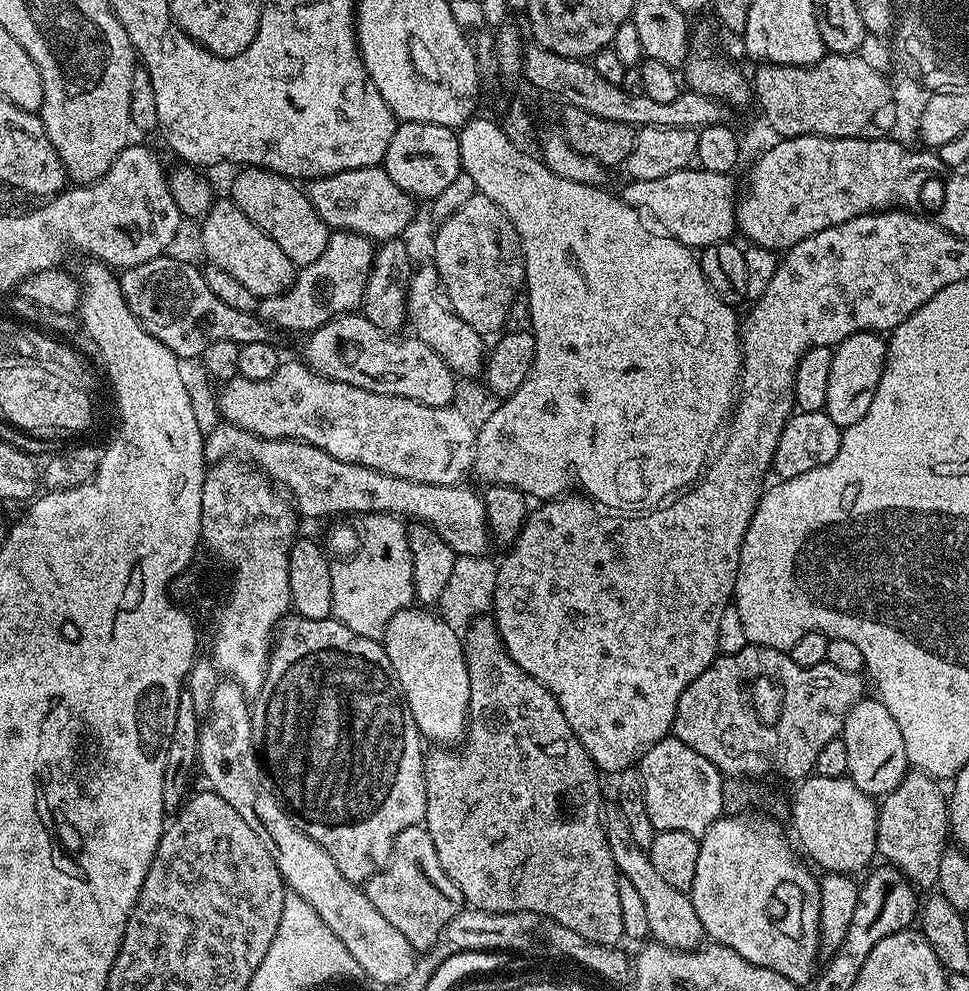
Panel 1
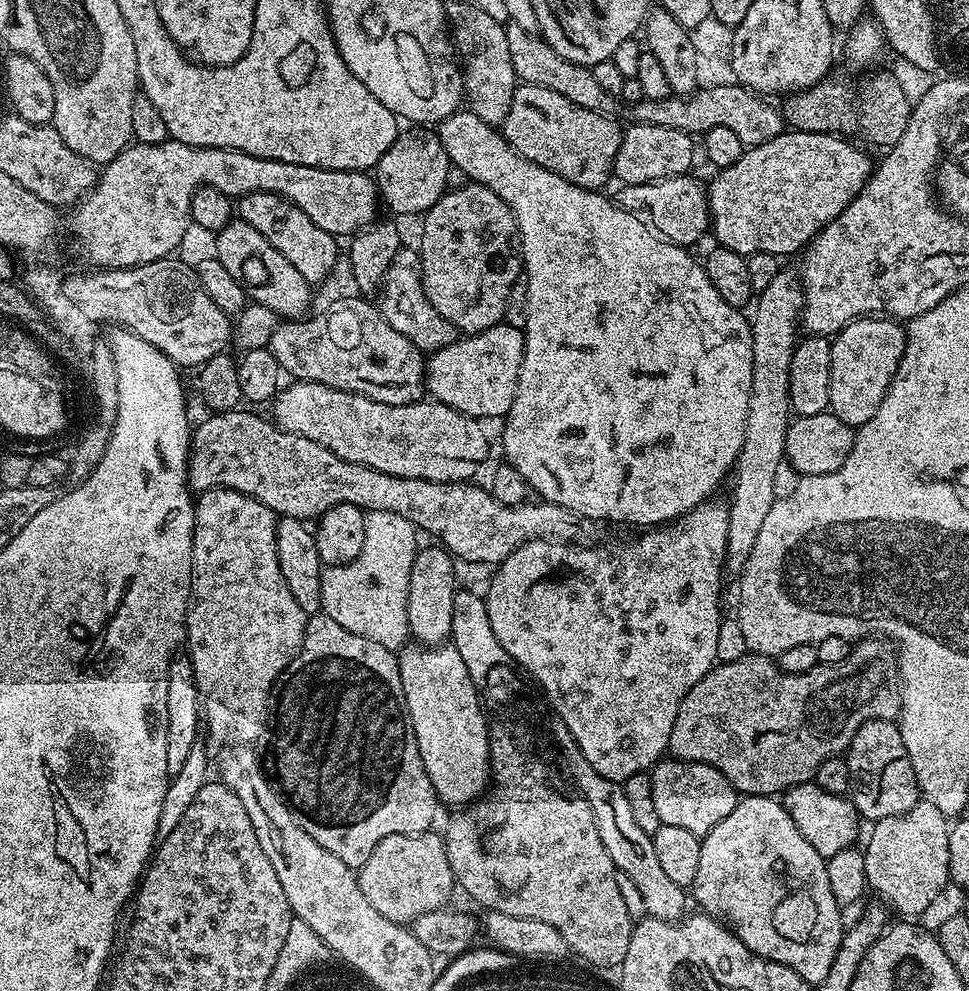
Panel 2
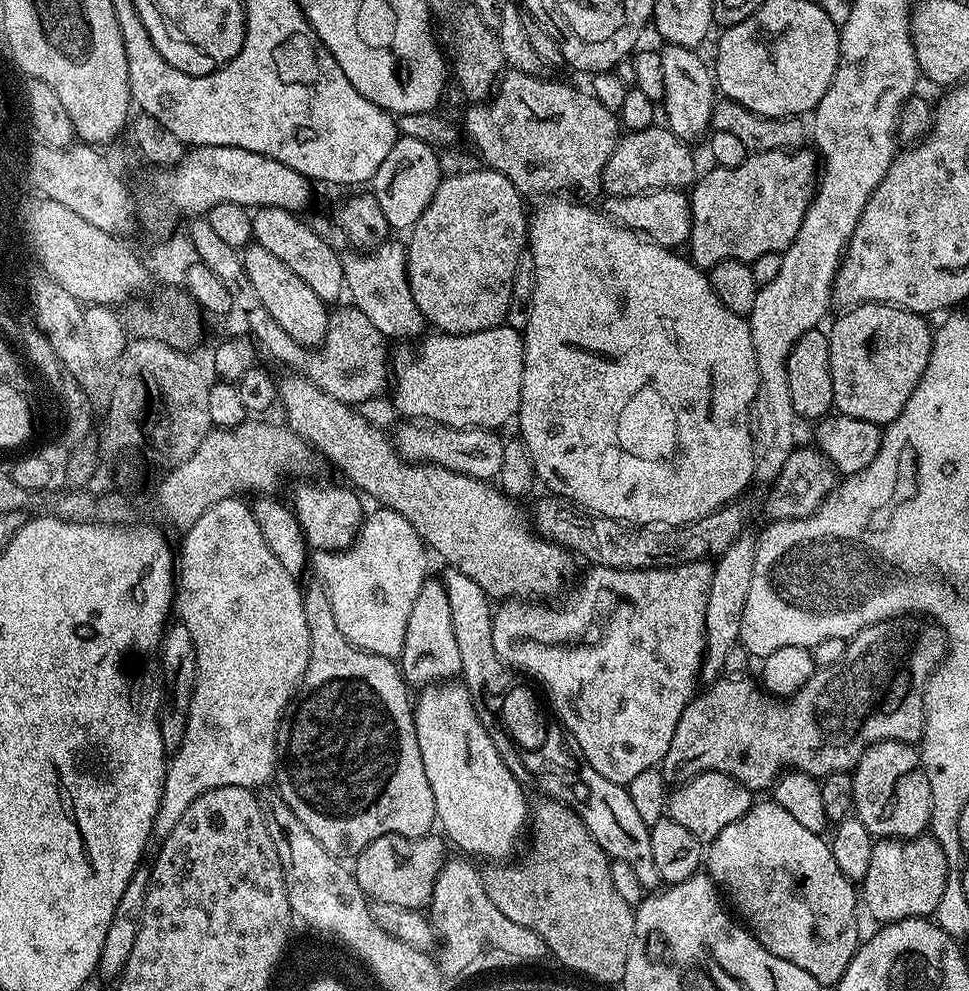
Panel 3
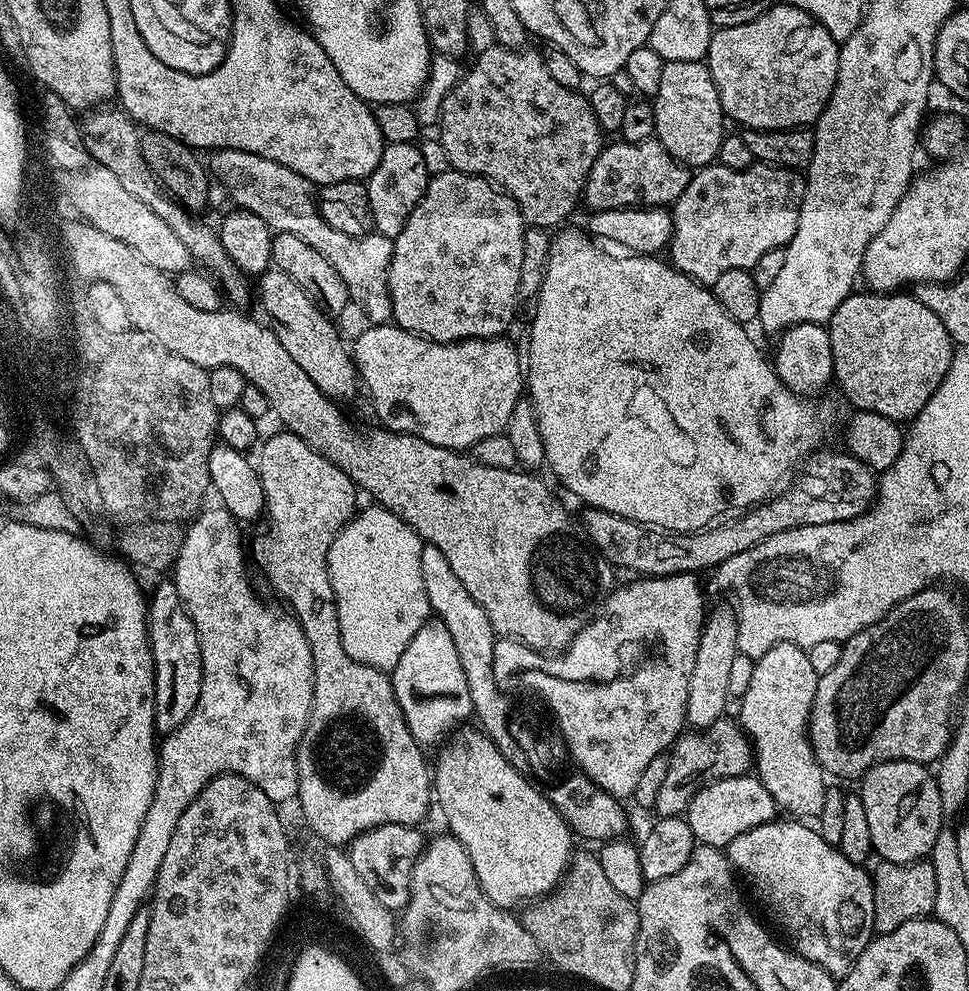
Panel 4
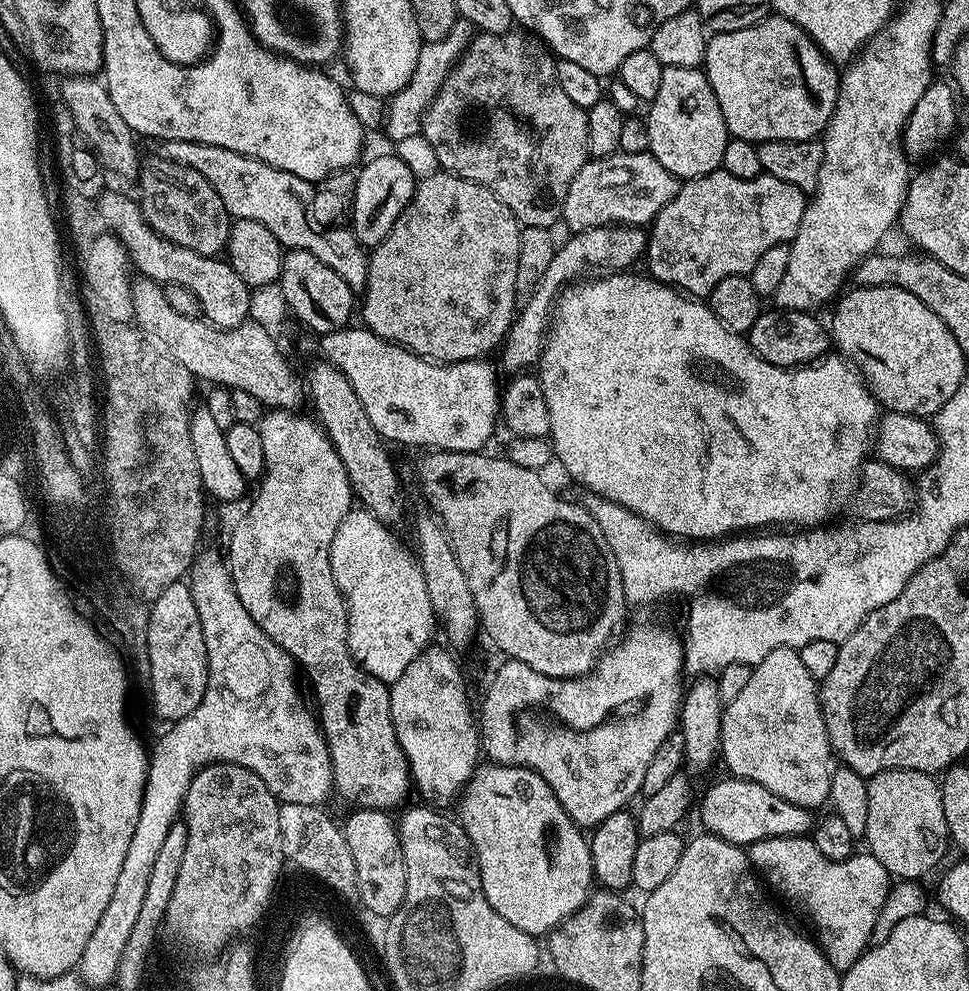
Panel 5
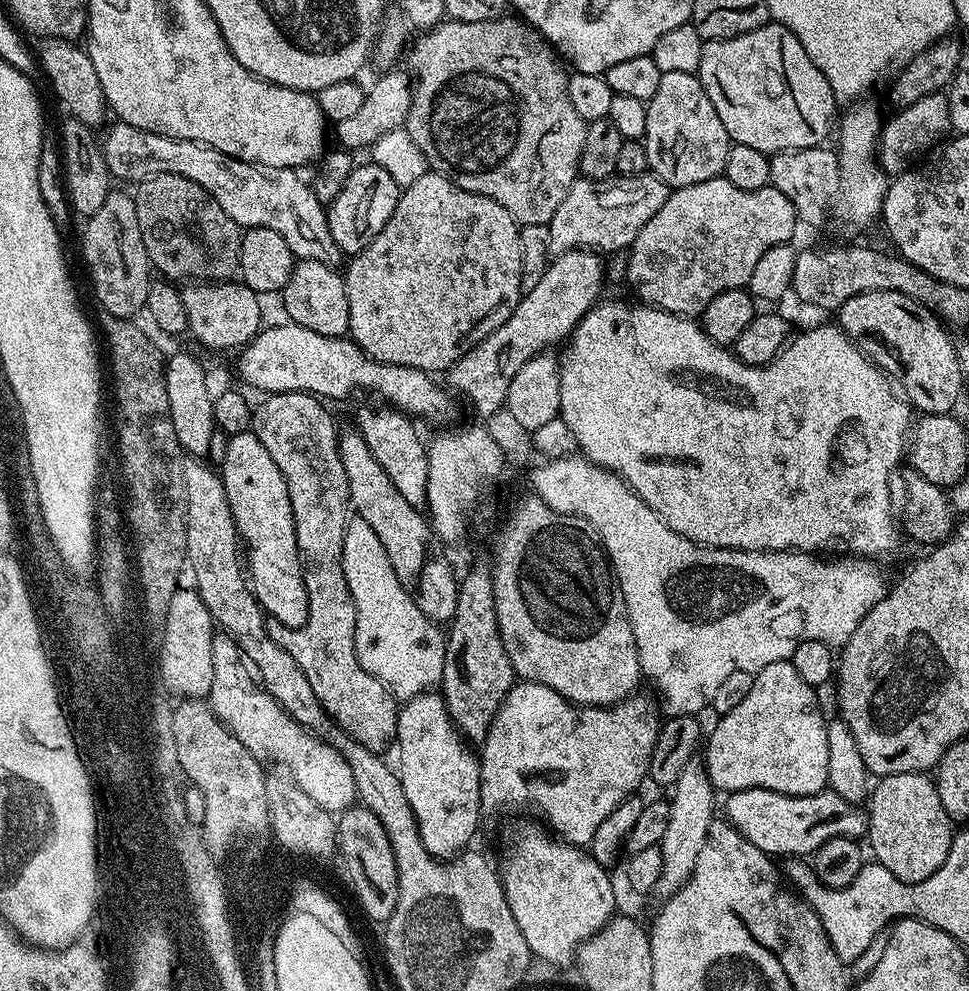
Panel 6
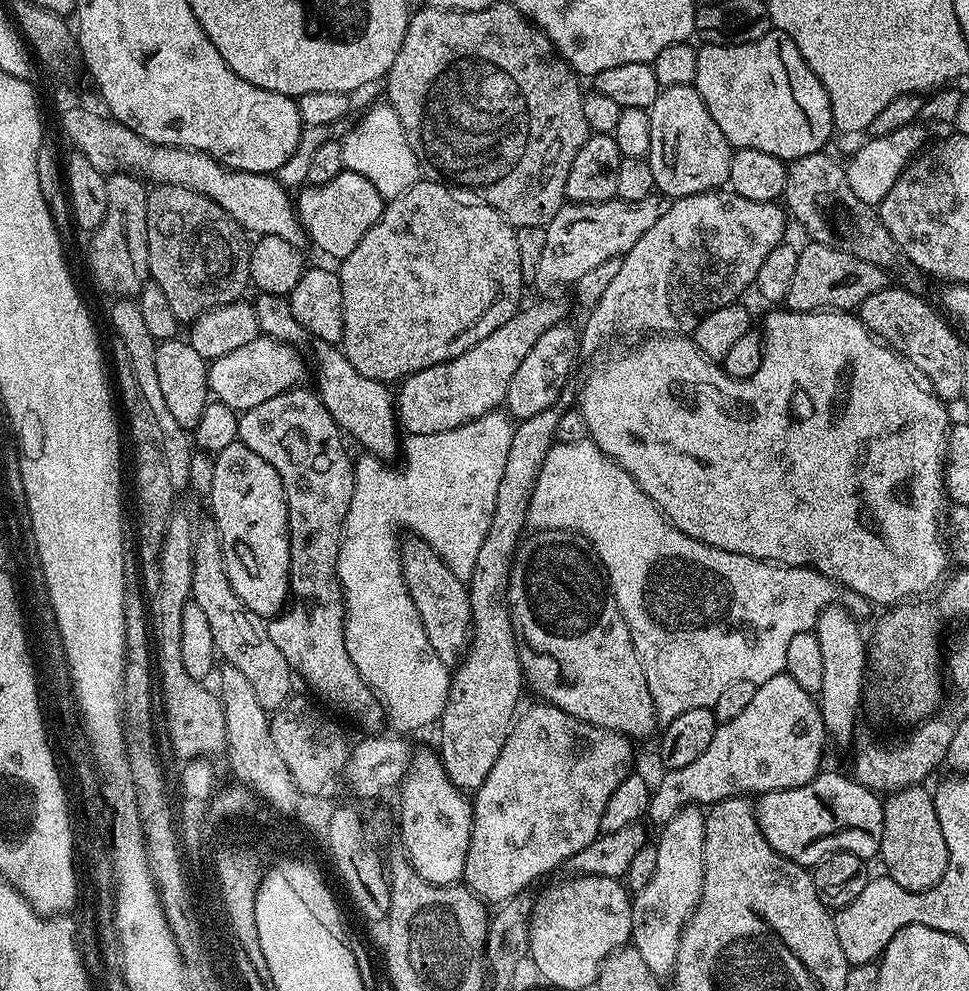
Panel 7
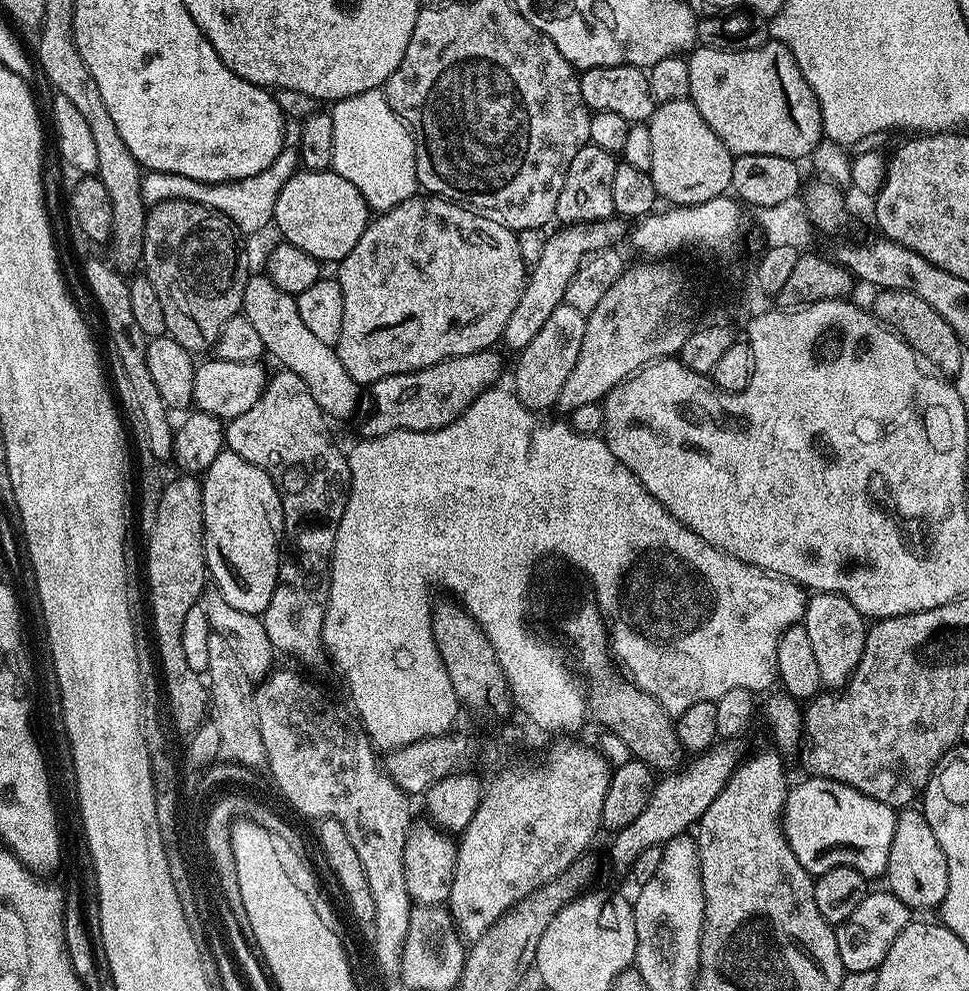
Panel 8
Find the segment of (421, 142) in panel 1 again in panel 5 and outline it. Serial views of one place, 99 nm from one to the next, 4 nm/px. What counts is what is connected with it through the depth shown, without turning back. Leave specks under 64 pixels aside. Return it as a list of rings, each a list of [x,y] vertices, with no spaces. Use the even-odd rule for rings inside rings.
[[[399,154],[376,156],[364,169],[356,172],[350,227],[365,249],[375,248],[386,238],[386,234],[390,234],[390,226],[394,226],[394,222],[398,222],[398,214],[406,210],[416,192],[417,183],[418,177],[412,173],[410,166],[406,166],[406,162],[402,162]]]

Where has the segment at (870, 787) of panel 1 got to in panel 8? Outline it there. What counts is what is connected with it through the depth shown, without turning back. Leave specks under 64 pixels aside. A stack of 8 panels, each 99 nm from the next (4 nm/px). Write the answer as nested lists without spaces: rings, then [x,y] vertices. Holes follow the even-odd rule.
[[[909,806],[897,815],[894,826],[894,842],[890,842],[890,858],[886,869],[887,891],[898,897],[910,910],[916,908],[939,909],[946,898],[948,889],[948,867],[946,854],[942,854],[942,846],[938,846],[938,838],[934,838],[934,830],[930,830],[930,822],[926,822],[923,811]]]

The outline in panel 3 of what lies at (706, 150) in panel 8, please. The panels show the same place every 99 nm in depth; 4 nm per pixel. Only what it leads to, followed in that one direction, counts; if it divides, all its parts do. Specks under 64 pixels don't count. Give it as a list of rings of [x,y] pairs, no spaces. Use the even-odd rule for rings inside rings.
[[[664,44],[659,49],[662,58],[662,71],[666,81],[666,94],[662,101],[662,116],[666,126],[679,140],[693,142],[712,127],[712,111],[718,103],[718,89],[714,83],[714,72],[699,55],[699,51],[686,46]]]

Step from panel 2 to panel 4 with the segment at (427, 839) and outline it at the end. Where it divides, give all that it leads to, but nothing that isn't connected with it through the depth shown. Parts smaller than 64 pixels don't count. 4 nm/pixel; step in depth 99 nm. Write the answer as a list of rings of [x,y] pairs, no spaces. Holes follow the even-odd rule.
[[[411,824],[378,826],[360,836],[355,836],[347,849],[348,857],[354,862],[354,870],[358,870],[362,882],[370,886],[374,898],[382,902],[382,906],[403,910],[408,905],[412,871],[426,843],[426,836],[423,836],[420,830]]]

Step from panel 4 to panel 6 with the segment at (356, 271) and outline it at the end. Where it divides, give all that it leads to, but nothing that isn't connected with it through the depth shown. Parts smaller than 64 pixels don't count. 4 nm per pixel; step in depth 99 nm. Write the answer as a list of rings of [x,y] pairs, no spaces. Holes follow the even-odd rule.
[[[119,122],[113,125],[102,136],[102,147],[108,175],[117,181],[128,179],[139,182],[160,172],[190,178],[190,182],[198,182],[202,190],[209,192],[241,229],[274,230],[274,234],[282,234],[282,238],[286,238],[286,246],[290,246],[296,260],[317,260],[323,264],[339,265],[342,253],[330,234],[325,205],[312,192],[309,181],[300,180],[299,171],[251,164],[222,154],[222,150],[214,150],[214,146],[197,140],[170,138]]]

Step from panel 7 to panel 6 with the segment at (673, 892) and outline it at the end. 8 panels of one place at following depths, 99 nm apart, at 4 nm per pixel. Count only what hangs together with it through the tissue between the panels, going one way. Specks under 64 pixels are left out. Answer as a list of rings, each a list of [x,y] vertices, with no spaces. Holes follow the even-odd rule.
[[[699,759],[686,762],[686,770],[678,774],[671,792],[668,805],[670,822],[666,822],[666,834],[662,834],[662,842],[658,846],[662,854],[662,878],[658,878],[656,888],[664,894],[677,892],[690,878],[694,862],[698,862],[698,854],[702,851],[702,842],[706,842],[708,828],[718,812],[718,793]]]

